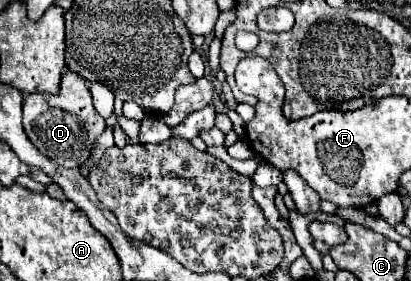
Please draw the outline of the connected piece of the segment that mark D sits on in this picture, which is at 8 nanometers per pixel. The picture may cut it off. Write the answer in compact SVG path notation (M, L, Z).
M67 70L61 78L59 94L27 94L23 100L23 130L35 148L63 168L77 168L89 154L95 138L105 130L105 120L97 114L89 94L89 82Z

